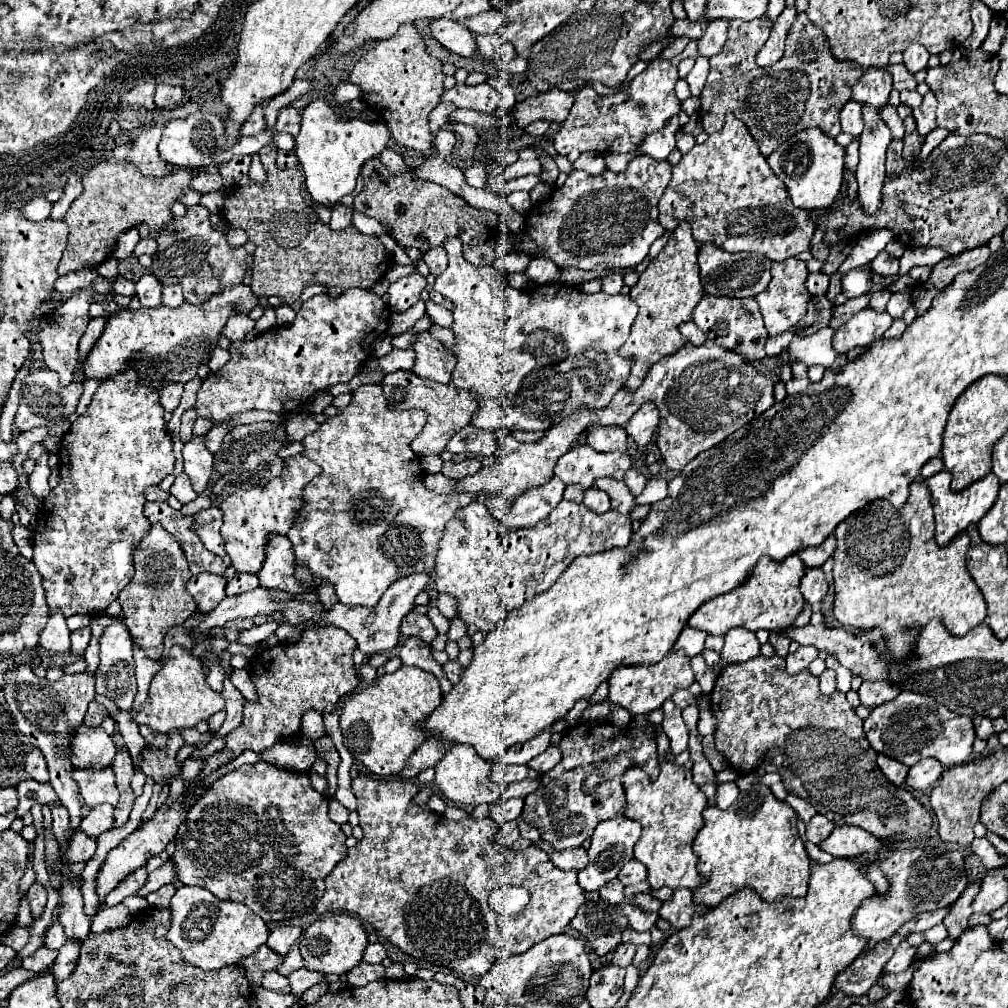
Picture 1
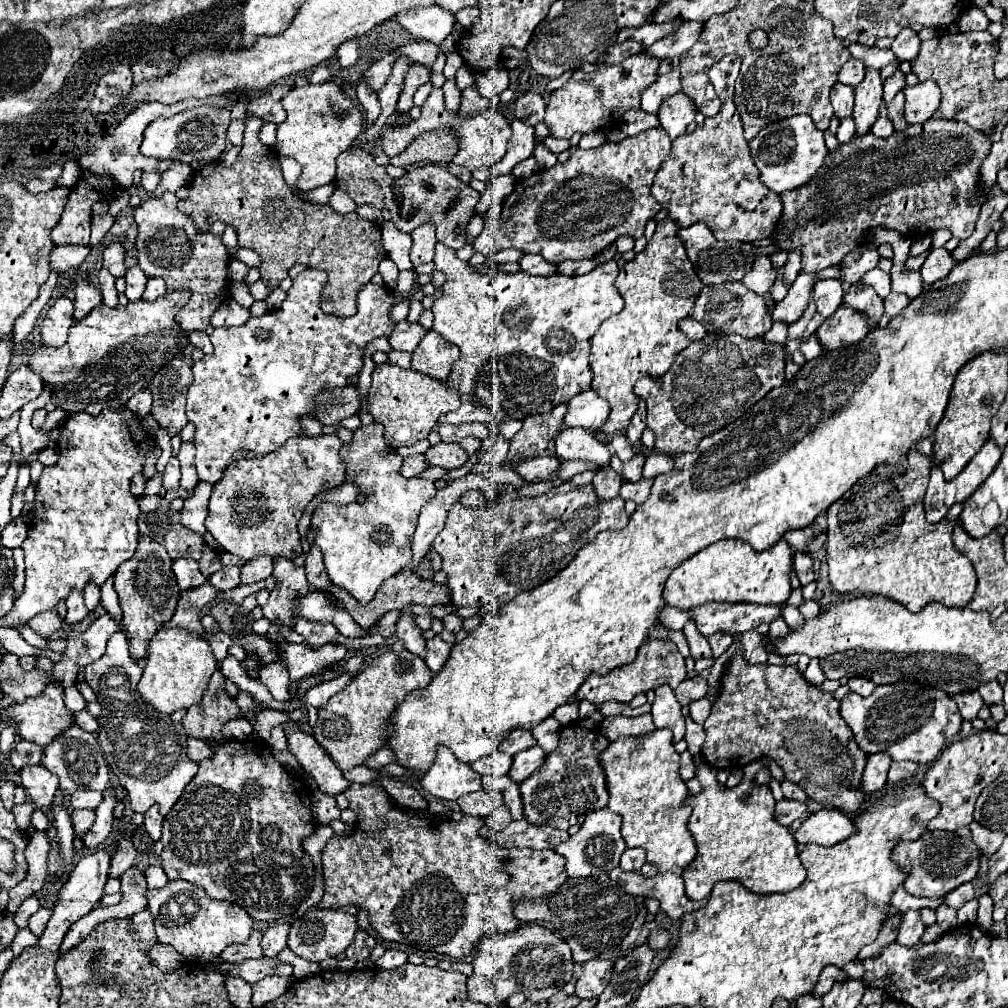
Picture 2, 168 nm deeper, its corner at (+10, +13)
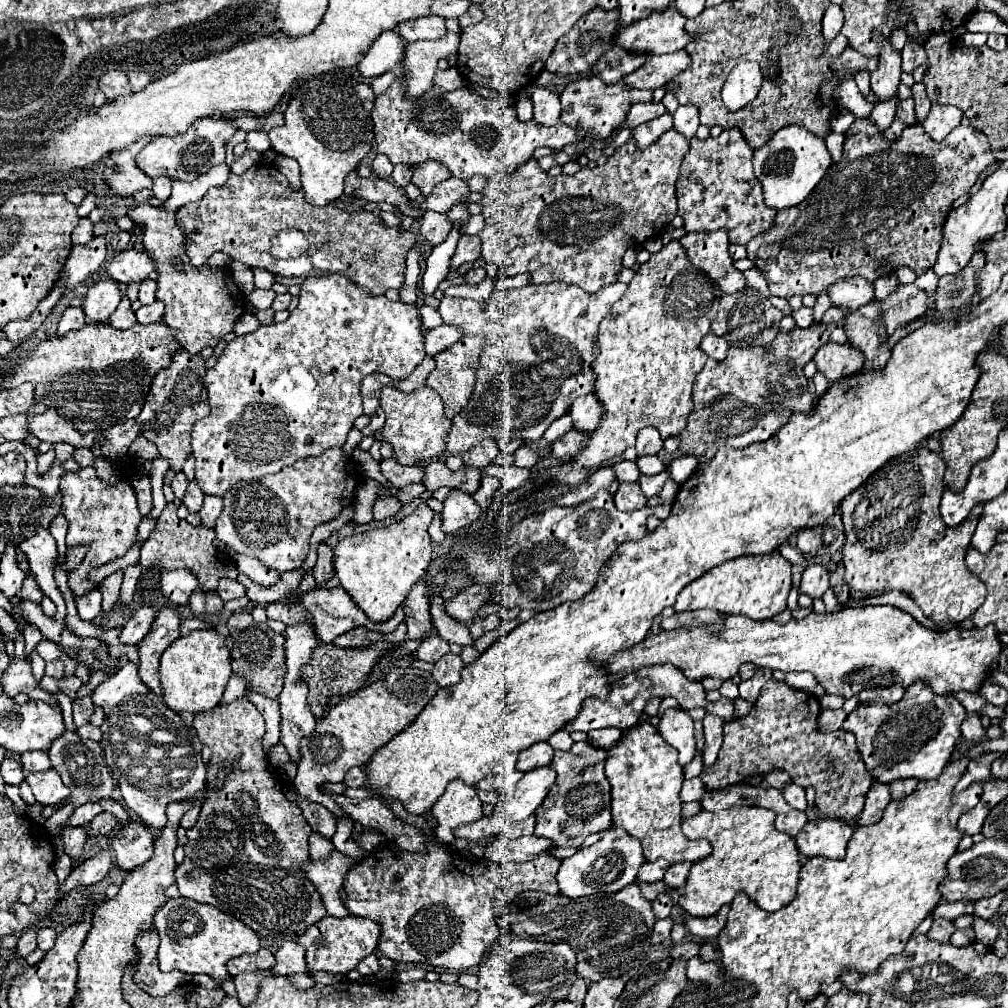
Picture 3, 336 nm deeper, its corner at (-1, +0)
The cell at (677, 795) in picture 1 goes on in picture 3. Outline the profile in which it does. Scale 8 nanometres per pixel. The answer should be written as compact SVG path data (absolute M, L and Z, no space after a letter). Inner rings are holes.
M641 720L633 728L625 730L621 740L607 750L609 758L605 762L605 776L611 784L611 814L613 826L623 826L633 838L637 838L643 846L643 854L647 860L655 862L657 858L665 858L669 864L677 862L699 862L711 854L711 846L707 840L689 840L681 832L681 798L679 790L683 784L683 768L677 762L677 750L669 746L655 726L649 720Z

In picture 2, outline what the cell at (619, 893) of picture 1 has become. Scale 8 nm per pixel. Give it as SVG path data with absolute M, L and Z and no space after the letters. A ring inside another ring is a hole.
M618 867L610 871L610 877L618 881L626 893L640 895L640 897L652 897L660 901L660 909L668 913L672 919L680 919L686 911L696 911L700 905L696 901L690 901L682 887L682 877L674 871L666 871L662 875L656 875L652 879L644 879L640 873L626 873Z

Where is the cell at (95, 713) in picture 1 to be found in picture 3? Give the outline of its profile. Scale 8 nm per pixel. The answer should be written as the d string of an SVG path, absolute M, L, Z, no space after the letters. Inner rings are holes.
M83 696L83 698L75 698L73 700L73 720L77 726L83 726L89 722L91 714L93 714L95 704L91 702L91 696Z

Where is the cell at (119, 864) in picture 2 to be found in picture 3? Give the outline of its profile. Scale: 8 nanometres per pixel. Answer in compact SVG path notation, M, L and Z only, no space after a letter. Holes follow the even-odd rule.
M131 820L127 826L119 826L111 838L111 850L117 864L129 872L153 856L153 834L141 820Z

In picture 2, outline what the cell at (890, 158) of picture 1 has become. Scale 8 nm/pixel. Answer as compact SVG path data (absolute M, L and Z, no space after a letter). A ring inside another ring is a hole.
M880 117L880 119L874 123L874 127L872 127L872 133L874 133L876 137L882 137L882 139L890 137L890 135L894 133L890 119L886 119L886 117Z

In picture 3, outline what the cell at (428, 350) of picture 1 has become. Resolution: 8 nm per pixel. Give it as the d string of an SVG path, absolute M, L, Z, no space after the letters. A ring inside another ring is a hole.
M465 336L463 340L455 342L451 348L447 348L435 356L437 368L427 378L427 386L441 396L441 400L445 404L445 416L447 418L453 418L455 414L465 410L465 406L471 398L473 388L475 388L475 372L479 366L479 356L481 356L483 346L485 346L483 336Z

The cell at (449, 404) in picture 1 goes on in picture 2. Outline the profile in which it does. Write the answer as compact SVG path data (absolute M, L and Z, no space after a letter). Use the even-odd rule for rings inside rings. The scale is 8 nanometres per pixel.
M380 363L372 371L372 387L368 391L366 405L370 407L370 415L376 421L384 423L386 443L396 449L426 439L428 433L436 427L440 415L456 411L460 407L460 397L458 391L450 389L444 381L436 381L434 377L428 377L414 369L402 369L392 363Z

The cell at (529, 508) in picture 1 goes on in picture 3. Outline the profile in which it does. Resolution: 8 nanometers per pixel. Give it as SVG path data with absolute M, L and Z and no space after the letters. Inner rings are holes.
M455 490L443 500L443 512L441 514L443 514L441 530L445 534L453 534L461 528L471 526L475 520L479 520L481 508L475 504L475 500L469 494Z

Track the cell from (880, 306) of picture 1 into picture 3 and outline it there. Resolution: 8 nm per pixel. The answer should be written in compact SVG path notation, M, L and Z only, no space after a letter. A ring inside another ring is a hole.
M875 300L853 310L847 316L845 330L853 348L865 358L865 370L881 370L887 366L891 348L885 344L885 326L879 320L879 304Z

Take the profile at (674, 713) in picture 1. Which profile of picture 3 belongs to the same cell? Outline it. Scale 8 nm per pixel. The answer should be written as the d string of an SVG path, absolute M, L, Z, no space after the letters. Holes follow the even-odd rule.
M665 710L661 722L657 726L659 734L679 750L681 766L689 764L695 756L695 736L693 736L693 720L687 710Z

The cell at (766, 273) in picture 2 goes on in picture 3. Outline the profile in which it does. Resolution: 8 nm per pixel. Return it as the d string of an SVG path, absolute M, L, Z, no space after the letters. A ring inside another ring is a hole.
M759 268L745 270L743 274L745 274L745 282L747 282L747 286L755 288L755 290L757 290L757 292L761 292L763 296L769 296L769 294L771 294L771 292L769 292L769 288L767 288L767 280L765 280L765 276L763 276L763 272L761 272Z

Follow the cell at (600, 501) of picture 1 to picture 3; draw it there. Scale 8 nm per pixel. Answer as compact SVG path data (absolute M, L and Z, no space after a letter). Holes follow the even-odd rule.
M621 482L621 484L619 484L619 490L617 490L617 494L615 494L615 506L617 506L617 510L629 512L629 510L643 508L645 504L647 504L647 498L645 498L645 494L641 492L639 482L633 482L633 484Z

